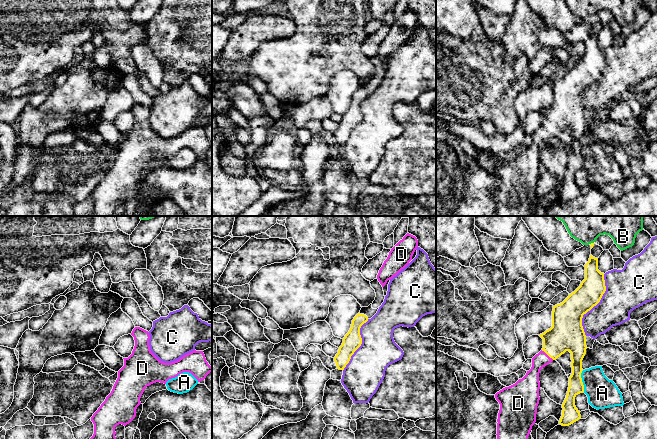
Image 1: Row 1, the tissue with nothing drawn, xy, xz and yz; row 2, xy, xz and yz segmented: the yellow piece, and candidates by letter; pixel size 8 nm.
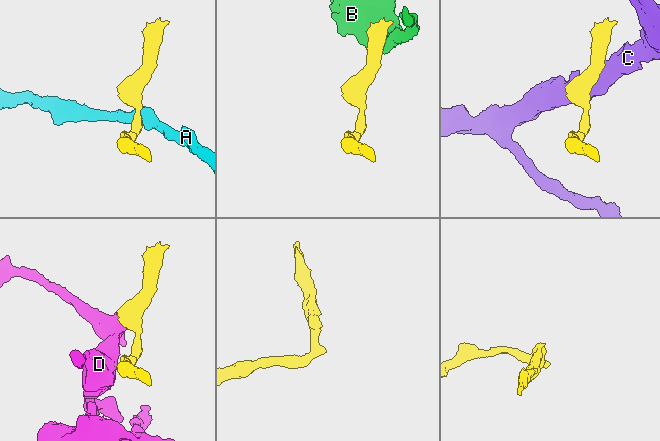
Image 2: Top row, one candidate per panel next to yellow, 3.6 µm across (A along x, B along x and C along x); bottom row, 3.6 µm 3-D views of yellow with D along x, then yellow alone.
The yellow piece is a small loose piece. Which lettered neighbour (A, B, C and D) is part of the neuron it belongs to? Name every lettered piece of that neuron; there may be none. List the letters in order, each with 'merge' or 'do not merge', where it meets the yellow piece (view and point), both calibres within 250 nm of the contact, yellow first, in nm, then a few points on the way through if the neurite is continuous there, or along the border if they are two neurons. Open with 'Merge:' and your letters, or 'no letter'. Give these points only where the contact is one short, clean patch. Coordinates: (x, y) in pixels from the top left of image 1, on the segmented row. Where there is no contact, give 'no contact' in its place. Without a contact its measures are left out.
Merge: D
A: do not merge; meets yellow in yz at (581, 381); 130 nm thick on the yellow side, 240 nm on the other; border along yz (582, 370), (581, 377), (584, 391)
B: do not merge; meets yellow in yz at (591, 243); 30 nm thick on the yellow side, 380 nm on the other
C: do not merge; meets yellow in yz at (594, 305); 240 nm thick on the yellow side, 300 nm on the other
D: merge; meets yellow in yz at (547, 354); 280 nm thick on the yellow side, 130 nm on the other; runs through yz (566, 334), (547, 354), (537, 364), (531, 380)

